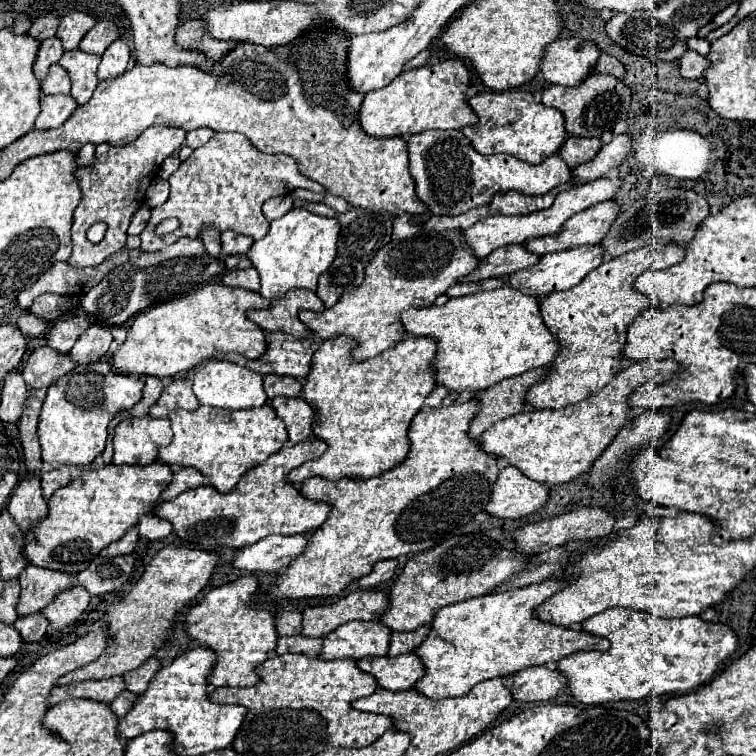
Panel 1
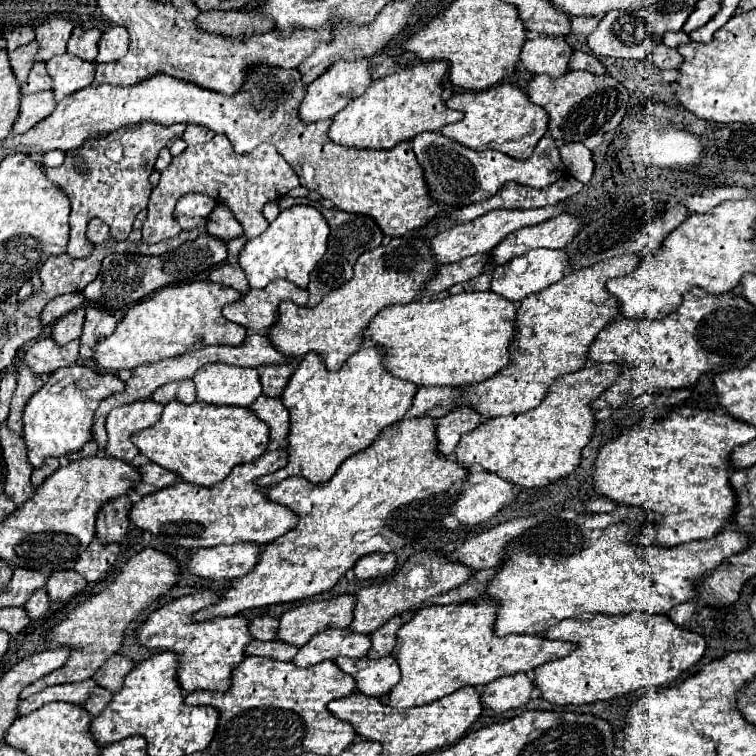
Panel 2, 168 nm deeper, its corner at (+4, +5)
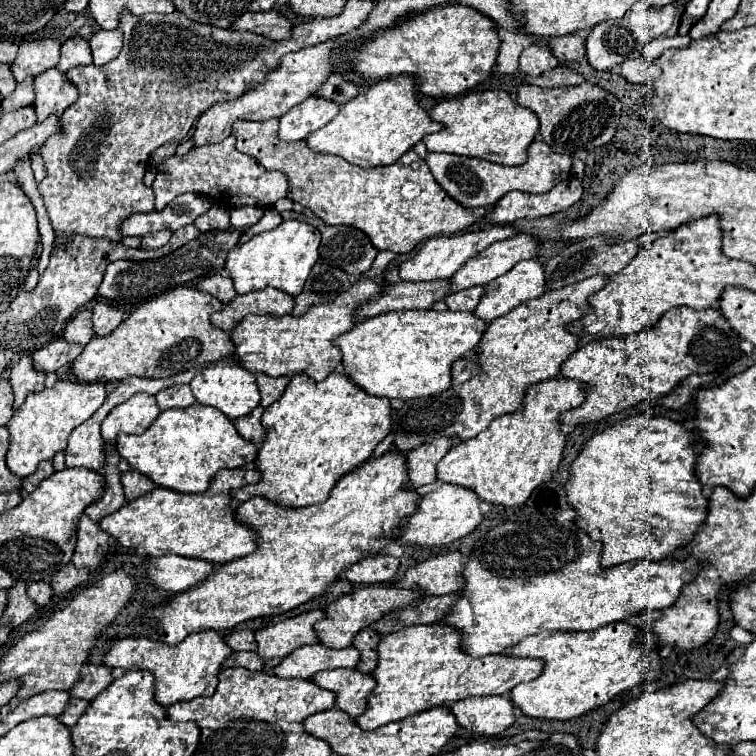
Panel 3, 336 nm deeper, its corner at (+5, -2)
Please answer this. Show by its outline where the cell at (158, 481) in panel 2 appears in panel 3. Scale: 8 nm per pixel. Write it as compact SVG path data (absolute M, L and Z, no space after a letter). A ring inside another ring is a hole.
M129 470L121 476L121 484L123 484L123 492L125 492L125 500L135 500L141 494L147 494L155 488L155 484L151 484L151 480L147 480L143 474Z

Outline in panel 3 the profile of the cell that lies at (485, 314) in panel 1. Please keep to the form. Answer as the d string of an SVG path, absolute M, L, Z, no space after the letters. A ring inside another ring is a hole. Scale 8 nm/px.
M397 310L357 322L333 344L341 350L343 374L371 396L425 398L451 386L451 364L457 358L473 358L473 348L487 324L473 312Z

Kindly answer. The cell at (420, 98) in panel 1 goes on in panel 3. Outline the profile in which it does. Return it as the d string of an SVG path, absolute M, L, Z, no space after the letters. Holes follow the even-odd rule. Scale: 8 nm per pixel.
M395 76L379 80L367 90L359 92L339 108L339 114L323 128L311 132L305 142L315 152L329 152L345 158L349 164L361 168L389 166L397 162L427 134L439 132L443 126L433 122L415 98L415 80L409 76Z

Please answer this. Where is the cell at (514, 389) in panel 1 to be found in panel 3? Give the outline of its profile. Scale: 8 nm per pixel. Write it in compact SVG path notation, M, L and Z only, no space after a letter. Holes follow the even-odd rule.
M439 438L439 440L433 440L431 444L423 444L423 448L411 450L405 456L407 474L409 474L407 488L417 490L425 484L435 482L435 466L449 452L451 446L453 446L453 440Z

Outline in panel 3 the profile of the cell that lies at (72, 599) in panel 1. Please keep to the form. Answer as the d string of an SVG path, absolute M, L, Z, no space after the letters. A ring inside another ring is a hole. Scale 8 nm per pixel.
M67 564L65 568L61 568L59 572L53 574L53 582L51 582L53 590L57 594L69 592L69 590L81 586L87 580L87 574L89 574L87 568L75 568L73 564Z

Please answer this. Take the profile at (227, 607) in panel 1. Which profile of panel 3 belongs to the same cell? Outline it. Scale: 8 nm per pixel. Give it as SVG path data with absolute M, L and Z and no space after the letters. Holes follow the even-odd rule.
M203 630L189 634L181 644L167 646L157 638L123 638L111 646L103 664L123 670L149 670L155 676L155 700L161 706L171 706L181 700L193 700L197 696L213 696L217 688L217 674L223 660L231 654L231 648L223 644L223 638L215 630Z

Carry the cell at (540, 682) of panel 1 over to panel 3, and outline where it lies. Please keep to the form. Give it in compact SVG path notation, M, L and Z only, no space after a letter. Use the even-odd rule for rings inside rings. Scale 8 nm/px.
M505 696L467 698L457 704L447 704L447 708L461 728L487 738L499 736L515 722L515 708L511 708L511 700Z

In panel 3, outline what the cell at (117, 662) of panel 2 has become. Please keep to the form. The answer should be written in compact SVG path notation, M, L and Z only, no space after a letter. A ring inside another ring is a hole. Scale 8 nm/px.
M85 664L79 672L79 680L71 686L69 694L81 700L93 700L99 692L103 692L113 682L111 670L107 666Z

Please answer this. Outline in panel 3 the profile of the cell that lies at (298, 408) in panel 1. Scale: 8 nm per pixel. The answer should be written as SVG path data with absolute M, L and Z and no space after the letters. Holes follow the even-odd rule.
M255 408L251 414L235 420L235 430L239 432L239 436L243 436L245 440L253 442L253 444L259 444L263 442L261 436L263 436L263 424L261 424L261 414L263 414L263 408Z

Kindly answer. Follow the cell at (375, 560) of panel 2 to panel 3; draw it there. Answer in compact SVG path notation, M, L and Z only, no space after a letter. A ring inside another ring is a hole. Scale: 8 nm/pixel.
M381 554L381 556L369 556L359 562L355 562L351 568L345 570L345 576L353 584L383 584L389 582L399 568L399 558Z

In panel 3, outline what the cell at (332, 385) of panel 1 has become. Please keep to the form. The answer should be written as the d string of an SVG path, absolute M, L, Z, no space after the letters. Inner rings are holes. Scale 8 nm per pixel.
M341 372L329 374L323 382L315 382L307 374L297 374L291 378L285 394L263 412L261 422L267 432L255 458L255 470L259 470L263 478L257 484L233 490L231 498L245 502L253 496L261 496L283 508L303 508L325 502L337 480L371 456L375 446L391 432L391 404L387 398L369 396L359 386L353 386Z

